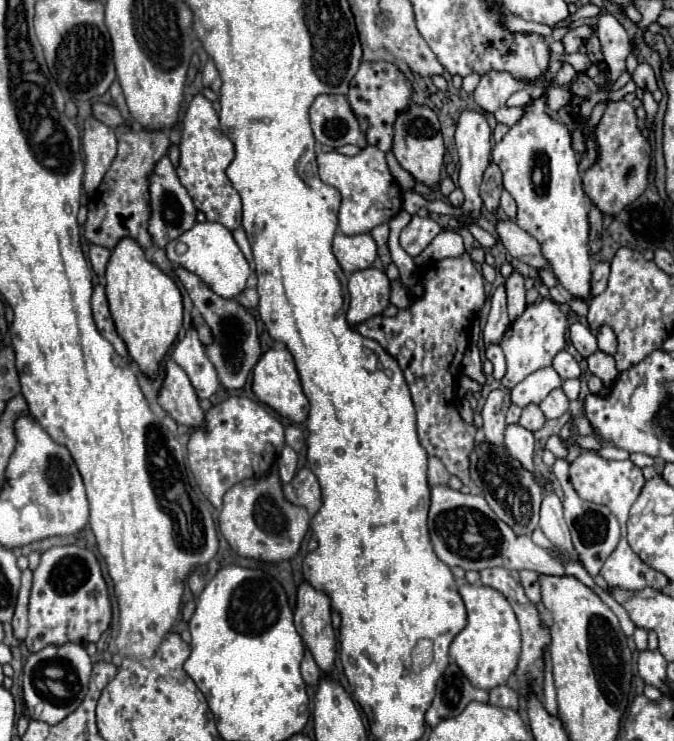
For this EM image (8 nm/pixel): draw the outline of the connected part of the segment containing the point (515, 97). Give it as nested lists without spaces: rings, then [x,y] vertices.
[[[522,89],[522,91],[512,93],[506,105],[508,105],[508,107],[522,107],[522,105],[526,105],[528,101],[530,101],[530,93],[528,93],[526,89]]]

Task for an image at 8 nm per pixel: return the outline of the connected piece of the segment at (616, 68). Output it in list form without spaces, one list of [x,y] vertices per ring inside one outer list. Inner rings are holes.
[[[602,13],[598,17],[596,33],[598,33],[598,39],[602,43],[602,53],[606,57],[606,63],[610,67],[608,77],[614,83],[620,77],[620,73],[626,71],[626,57],[632,53],[628,33],[618,23],[618,19],[614,15],[608,15],[608,13]]]

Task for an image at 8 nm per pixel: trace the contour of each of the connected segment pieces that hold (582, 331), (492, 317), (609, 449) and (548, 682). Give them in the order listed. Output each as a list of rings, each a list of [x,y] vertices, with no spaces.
[[[574,323],[574,325],[570,325],[570,339],[572,339],[576,351],[578,351],[584,359],[590,357],[590,355],[598,349],[594,333],[592,333],[588,327],[584,327],[582,323]]]
[[[498,285],[492,299],[490,299],[490,315],[488,315],[488,321],[486,321],[486,327],[484,327],[484,343],[490,345],[490,343],[498,343],[504,335],[504,331],[508,329],[510,325],[510,319],[508,319],[508,309],[506,309],[506,289],[504,285]]]
[[[602,445],[602,449],[596,451],[596,453],[598,453],[600,457],[604,457],[604,459],[628,459],[628,457],[630,457],[628,451],[618,449],[618,447],[614,447],[614,445]]]
[[[544,655],[544,707],[548,709],[548,713],[556,715],[558,707],[556,707],[556,689],[554,689],[554,681],[552,681],[552,663],[550,663],[550,655]]]

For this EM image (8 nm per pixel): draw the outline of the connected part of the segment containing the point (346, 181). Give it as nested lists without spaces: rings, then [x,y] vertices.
[[[366,145],[358,155],[346,157],[342,153],[330,151],[318,155],[320,179],[332,185],[342,195],[342,205],[338,213],[338,227],[344,235],[370,233],[374,227],[388,223],[402,209],[402,189],[392,177],[384,151],[374,145]]]

